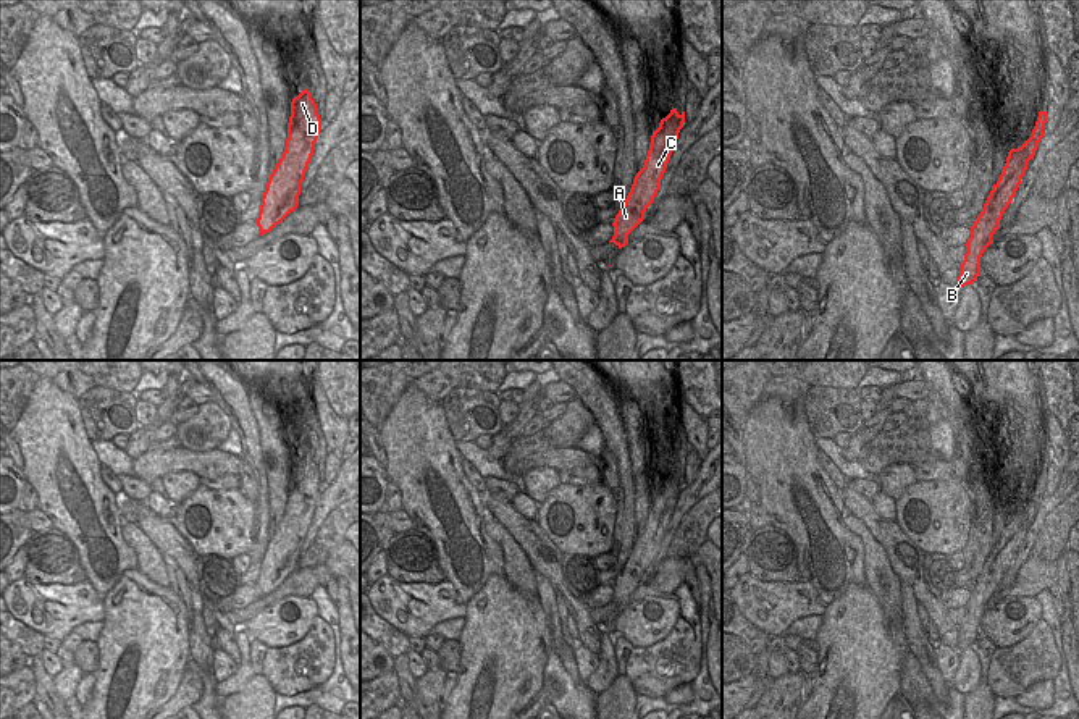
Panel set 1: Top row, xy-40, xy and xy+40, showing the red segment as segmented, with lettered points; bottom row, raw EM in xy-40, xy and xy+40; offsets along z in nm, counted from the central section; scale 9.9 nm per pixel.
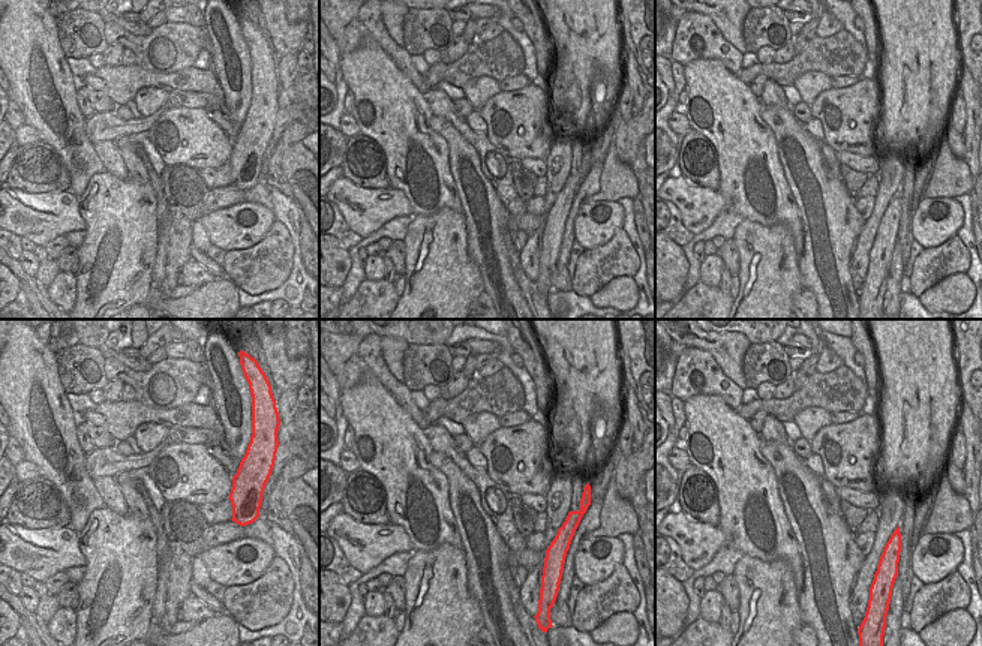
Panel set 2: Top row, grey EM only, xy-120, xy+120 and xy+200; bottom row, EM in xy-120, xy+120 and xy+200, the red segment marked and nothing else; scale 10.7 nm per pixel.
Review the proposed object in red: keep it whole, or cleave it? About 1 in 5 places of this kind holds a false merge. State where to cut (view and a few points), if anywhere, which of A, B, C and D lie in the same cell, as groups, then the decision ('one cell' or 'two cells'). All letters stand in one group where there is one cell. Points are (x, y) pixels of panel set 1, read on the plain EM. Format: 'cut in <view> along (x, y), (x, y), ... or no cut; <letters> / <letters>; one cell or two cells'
no cut; A B C D; one cell

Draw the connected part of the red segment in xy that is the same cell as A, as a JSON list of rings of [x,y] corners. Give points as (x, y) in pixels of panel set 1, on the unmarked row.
[[[672,470],[653,493],[649,512],[643,530],[636,535],[632,551],[614,580],[614,604],[619,611],[628,606],[628,596],[644,582],[646,570],[653,566],[667,525],[685,485],[685,473]]]

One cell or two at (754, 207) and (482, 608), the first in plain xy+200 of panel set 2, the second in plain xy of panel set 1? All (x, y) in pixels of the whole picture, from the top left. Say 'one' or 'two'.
two

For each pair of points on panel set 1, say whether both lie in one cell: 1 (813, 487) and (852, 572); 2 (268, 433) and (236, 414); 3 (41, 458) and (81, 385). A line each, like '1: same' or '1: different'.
1: same
2: different
3: different

